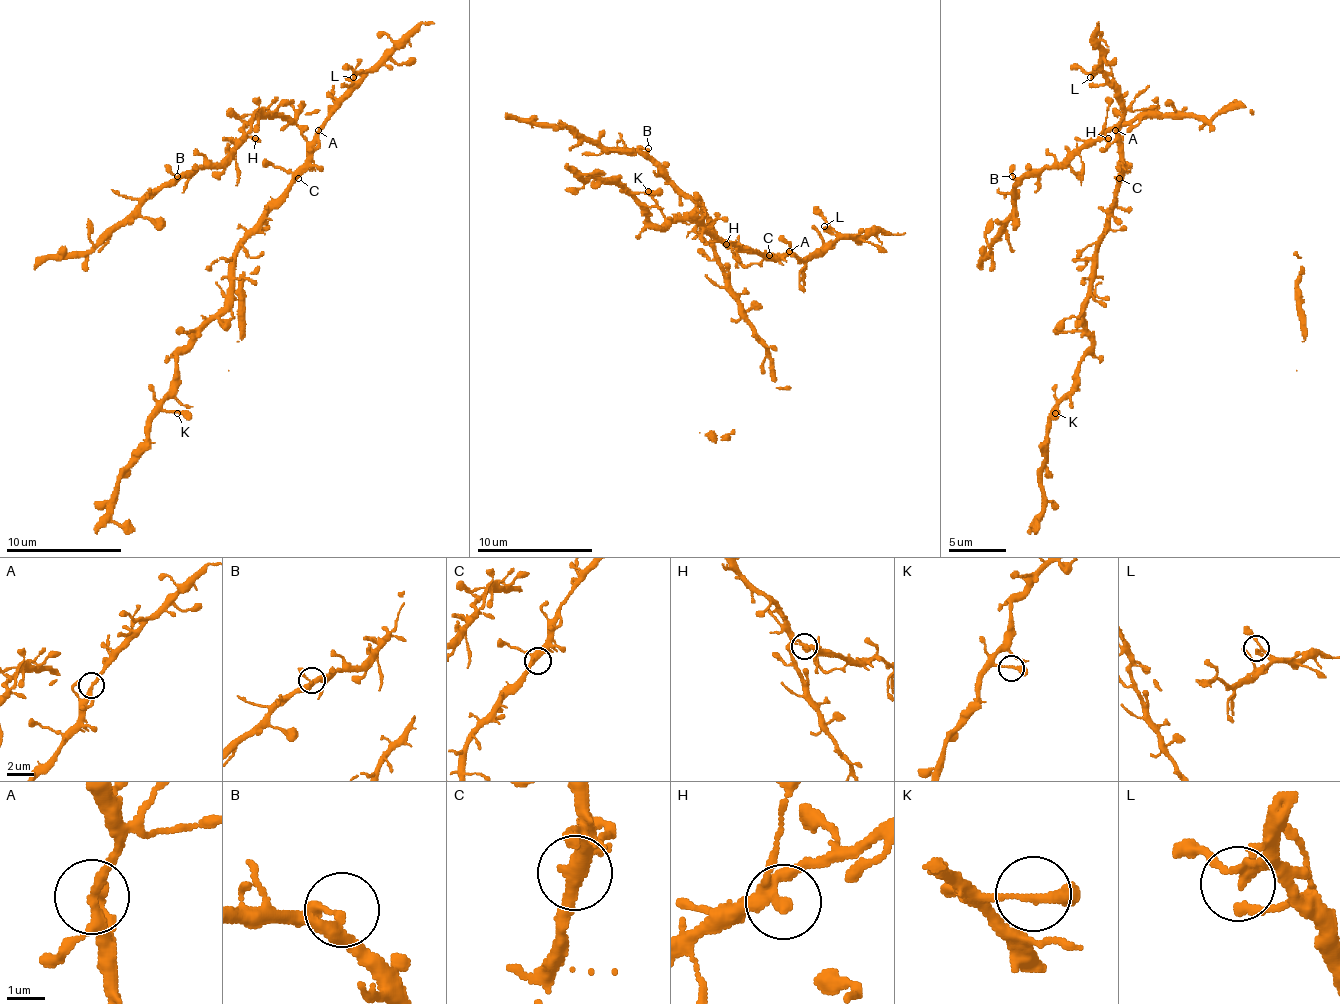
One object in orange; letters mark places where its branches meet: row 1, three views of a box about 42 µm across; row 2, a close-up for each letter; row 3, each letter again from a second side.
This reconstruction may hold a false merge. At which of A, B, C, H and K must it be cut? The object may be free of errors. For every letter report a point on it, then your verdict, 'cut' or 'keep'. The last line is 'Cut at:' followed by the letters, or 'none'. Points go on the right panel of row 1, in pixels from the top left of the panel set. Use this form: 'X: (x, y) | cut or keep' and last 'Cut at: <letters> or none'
A: (1115, 130) | keep
B: (1012, 176) | keep
C: (1119, 178) | keep
H: (1108, 138) | keep
K: (1055, 413) | keep
Cut at: none

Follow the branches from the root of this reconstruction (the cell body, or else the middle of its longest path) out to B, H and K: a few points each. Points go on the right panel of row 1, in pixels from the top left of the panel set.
B: (1122, 161), (1108, 138), (1096, 138), (1084, 141), (1058, 164), (1029, 170), (1018, 178), (1012, 176)
H: (1122, 161), (1108, 138)
K: (1122, 161), (1128, 170), (1093, 259), (1084, 309), (1090, 349), (1079, 384), (1055, 413)

